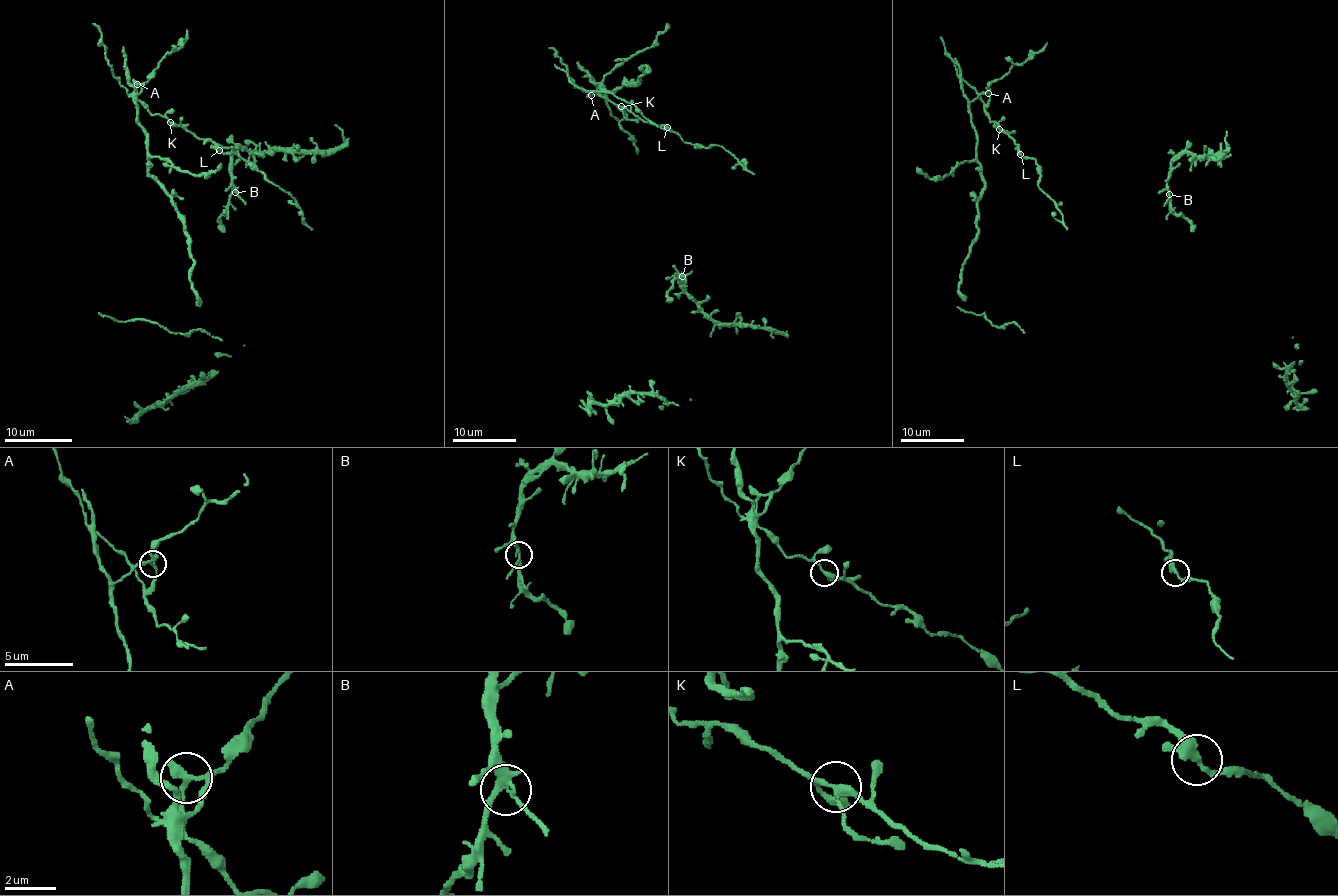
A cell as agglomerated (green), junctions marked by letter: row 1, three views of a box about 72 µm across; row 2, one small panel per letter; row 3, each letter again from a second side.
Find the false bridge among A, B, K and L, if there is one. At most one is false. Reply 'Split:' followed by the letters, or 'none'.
Split: A

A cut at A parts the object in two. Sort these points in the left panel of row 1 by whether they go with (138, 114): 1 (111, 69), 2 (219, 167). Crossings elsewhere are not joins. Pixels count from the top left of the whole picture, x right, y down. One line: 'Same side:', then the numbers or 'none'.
Same side: 2

